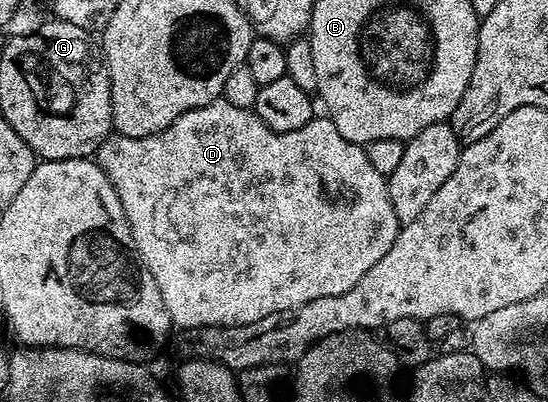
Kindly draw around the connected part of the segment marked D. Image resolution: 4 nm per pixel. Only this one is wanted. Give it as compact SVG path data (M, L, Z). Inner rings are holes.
M223 98L214 103L203 105L199 109L191 109L183 113L166 131L147 137L127 137L110 133L95 152L95 162L105 171L111 181L113 192L123 205L123 213L129 222L133 244L137 246L139 257L155 277L155 285L159 285L159 293L163 293L163 305L167 305L167 313L171 313L174 328L196 329L198 327L234 327L247 325L251 321L259 321L259 317L271 317L271 313L279 313L283 309L291 309L295 305L303 305L307 301L315 301L315 297L331 297L339 293L347 293L351 285L391 249L395 241L399 224L391 209L389 200L389 184L386 176L369 160L364 146L347 141L339 129L328 117L314 117L303 129L294 131L273 131L257 116L256 111L239 109L239 105L231 105Z

